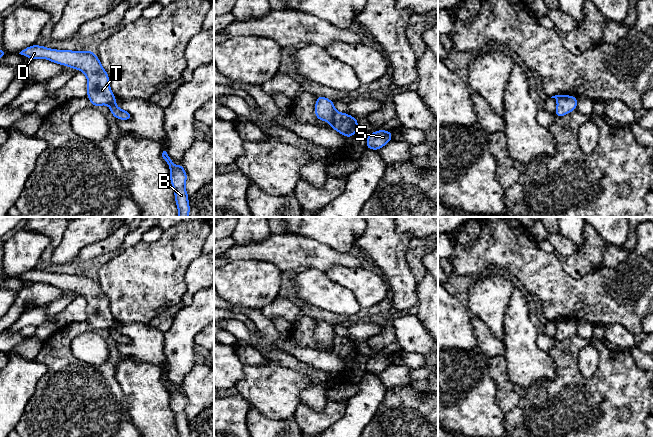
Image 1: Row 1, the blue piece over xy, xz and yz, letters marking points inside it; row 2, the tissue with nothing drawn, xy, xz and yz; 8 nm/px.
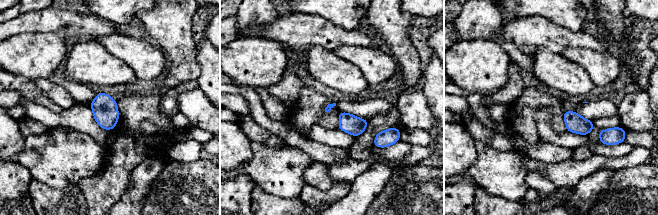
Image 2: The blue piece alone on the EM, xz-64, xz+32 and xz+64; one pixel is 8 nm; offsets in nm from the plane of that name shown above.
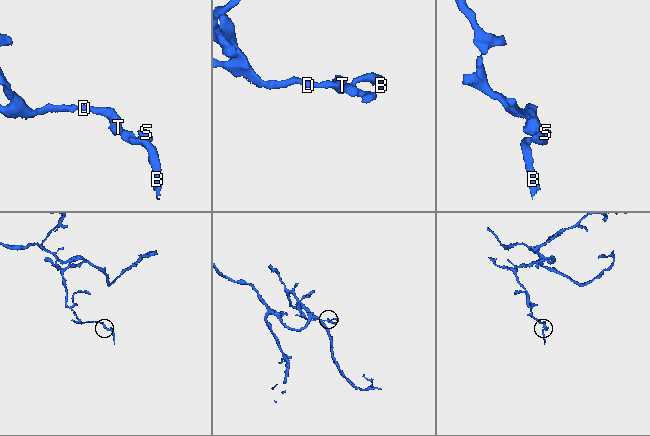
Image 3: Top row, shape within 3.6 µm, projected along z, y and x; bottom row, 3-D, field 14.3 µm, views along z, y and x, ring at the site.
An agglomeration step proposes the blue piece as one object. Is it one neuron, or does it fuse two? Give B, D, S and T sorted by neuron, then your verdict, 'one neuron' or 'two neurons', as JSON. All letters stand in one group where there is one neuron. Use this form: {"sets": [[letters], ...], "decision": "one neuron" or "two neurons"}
{"sets": [["B", "S"], ["D", "T"]], "decision": "two neurons"}

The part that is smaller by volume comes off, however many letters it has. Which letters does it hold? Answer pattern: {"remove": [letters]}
{"remove": ["B", "S"]}

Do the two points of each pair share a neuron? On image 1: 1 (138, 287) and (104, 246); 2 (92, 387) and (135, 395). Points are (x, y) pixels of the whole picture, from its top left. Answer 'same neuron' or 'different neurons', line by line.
1: different neurons
2: different neurons

